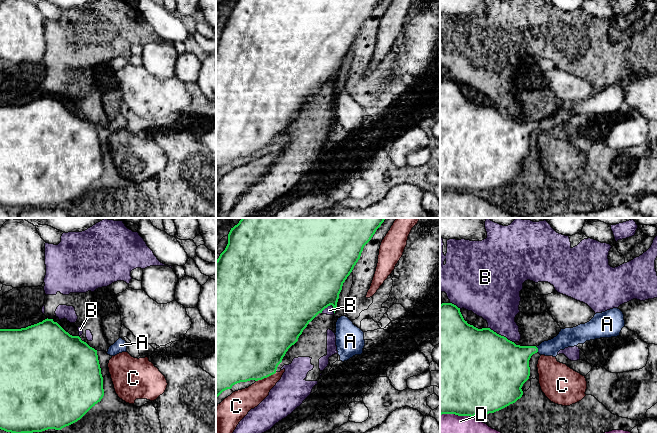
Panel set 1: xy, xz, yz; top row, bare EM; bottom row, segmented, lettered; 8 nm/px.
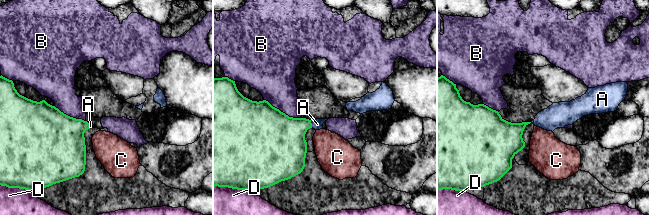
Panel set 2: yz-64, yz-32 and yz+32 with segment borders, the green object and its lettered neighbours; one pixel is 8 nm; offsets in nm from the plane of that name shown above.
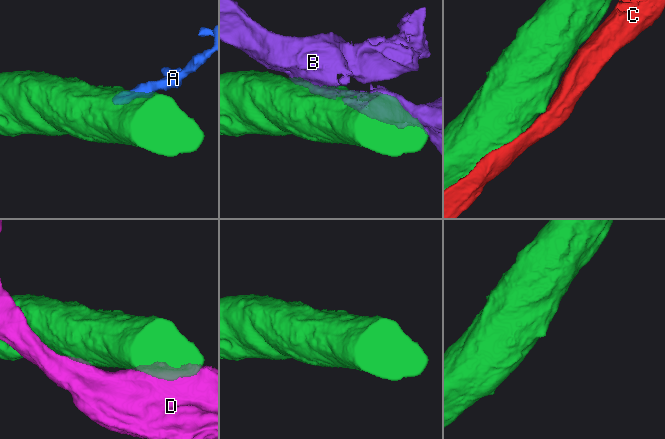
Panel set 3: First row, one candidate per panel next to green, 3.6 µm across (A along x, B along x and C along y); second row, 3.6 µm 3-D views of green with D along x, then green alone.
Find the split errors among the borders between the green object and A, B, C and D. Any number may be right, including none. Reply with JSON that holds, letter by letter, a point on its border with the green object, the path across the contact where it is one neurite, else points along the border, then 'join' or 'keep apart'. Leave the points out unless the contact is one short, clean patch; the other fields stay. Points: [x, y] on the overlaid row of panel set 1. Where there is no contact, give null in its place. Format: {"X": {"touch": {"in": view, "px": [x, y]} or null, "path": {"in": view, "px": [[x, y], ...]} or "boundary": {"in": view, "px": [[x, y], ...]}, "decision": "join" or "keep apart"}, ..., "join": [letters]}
{"A": {"touch": {"in": "yz", "px": [537, 349]}, "path": {"in": "yz", "px": [[509, 362], [527, 351], [537, 349], [550, 348], [566, 338]]}, "decision": "join"}, "B": {"touch": {"in": "yz", "px": [500, 335]}, "decision": "keep apart"}, "C": {"touch": {"in": "xz", "px": [266, 377]}, "decision": "keep apart"}, "D": {"touch": {"in": "yz", "px": [457, 414]}, "decision": "keep apart"}, "join": ["A"]}

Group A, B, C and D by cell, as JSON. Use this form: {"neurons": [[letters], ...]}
{"neurons": [["A"], ["B"], ["C"], ["D"]]}

